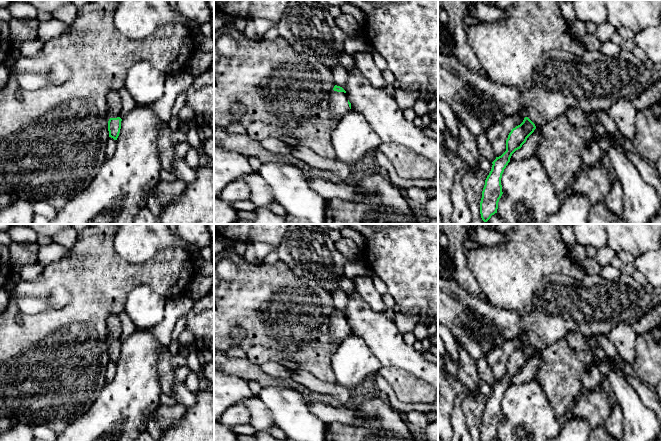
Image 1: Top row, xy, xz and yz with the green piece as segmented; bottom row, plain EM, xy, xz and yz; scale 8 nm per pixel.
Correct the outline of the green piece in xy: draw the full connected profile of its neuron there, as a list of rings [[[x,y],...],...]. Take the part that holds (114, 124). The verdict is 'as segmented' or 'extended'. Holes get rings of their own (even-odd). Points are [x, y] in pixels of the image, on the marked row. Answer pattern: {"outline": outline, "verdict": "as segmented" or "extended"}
{"outline": [[[117,90],[108,93],[106,97],[109,137],[117,140],[122,119],[119,117],[122,108],[121,99]]], "verdict": "extended"}

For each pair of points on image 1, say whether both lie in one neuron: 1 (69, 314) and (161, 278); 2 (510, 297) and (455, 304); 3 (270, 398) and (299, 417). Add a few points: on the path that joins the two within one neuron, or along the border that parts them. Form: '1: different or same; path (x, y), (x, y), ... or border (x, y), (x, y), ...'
1: same; path (92, 300), (115, 277), (138, 277)
2: different; border (485, 297), (495, 306), (510, 309)
3: same; path (277, 398), (292, 412)

